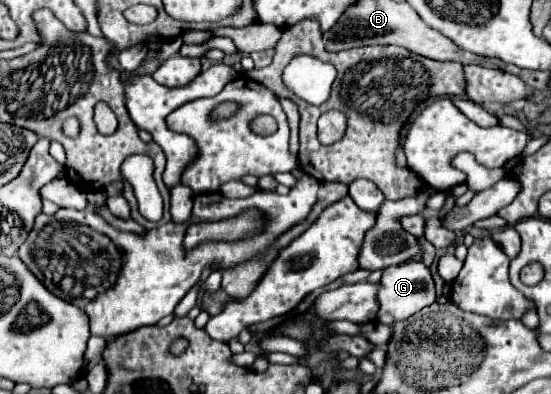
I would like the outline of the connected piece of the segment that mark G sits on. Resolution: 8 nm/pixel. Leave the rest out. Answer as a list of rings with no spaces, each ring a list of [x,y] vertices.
[[[408,261],[408,263],[384,269],[384,275],[382,275],[380,283],[382,283],[382,291],[378,293],[380,311],[376,315],[376,321],[386,323],[386,325],[392,325],[394,321],[408,319],[410,315],[414,315],[422,307],[426,307],[426,305],[436,301],[432,275],[430,275],[428,267],[422,261]]]

